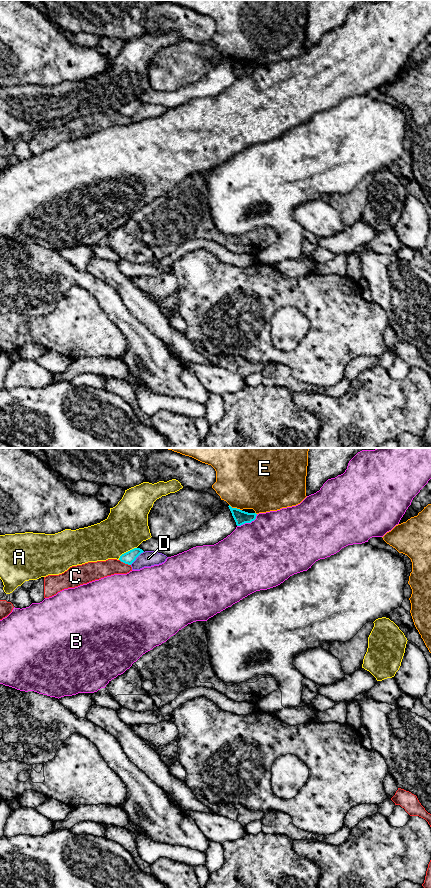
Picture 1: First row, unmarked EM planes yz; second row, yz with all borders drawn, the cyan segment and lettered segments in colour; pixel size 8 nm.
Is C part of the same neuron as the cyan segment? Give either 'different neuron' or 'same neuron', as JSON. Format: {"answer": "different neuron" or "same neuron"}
{"answer": "different neuron"}

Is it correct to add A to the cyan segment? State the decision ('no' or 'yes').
no

